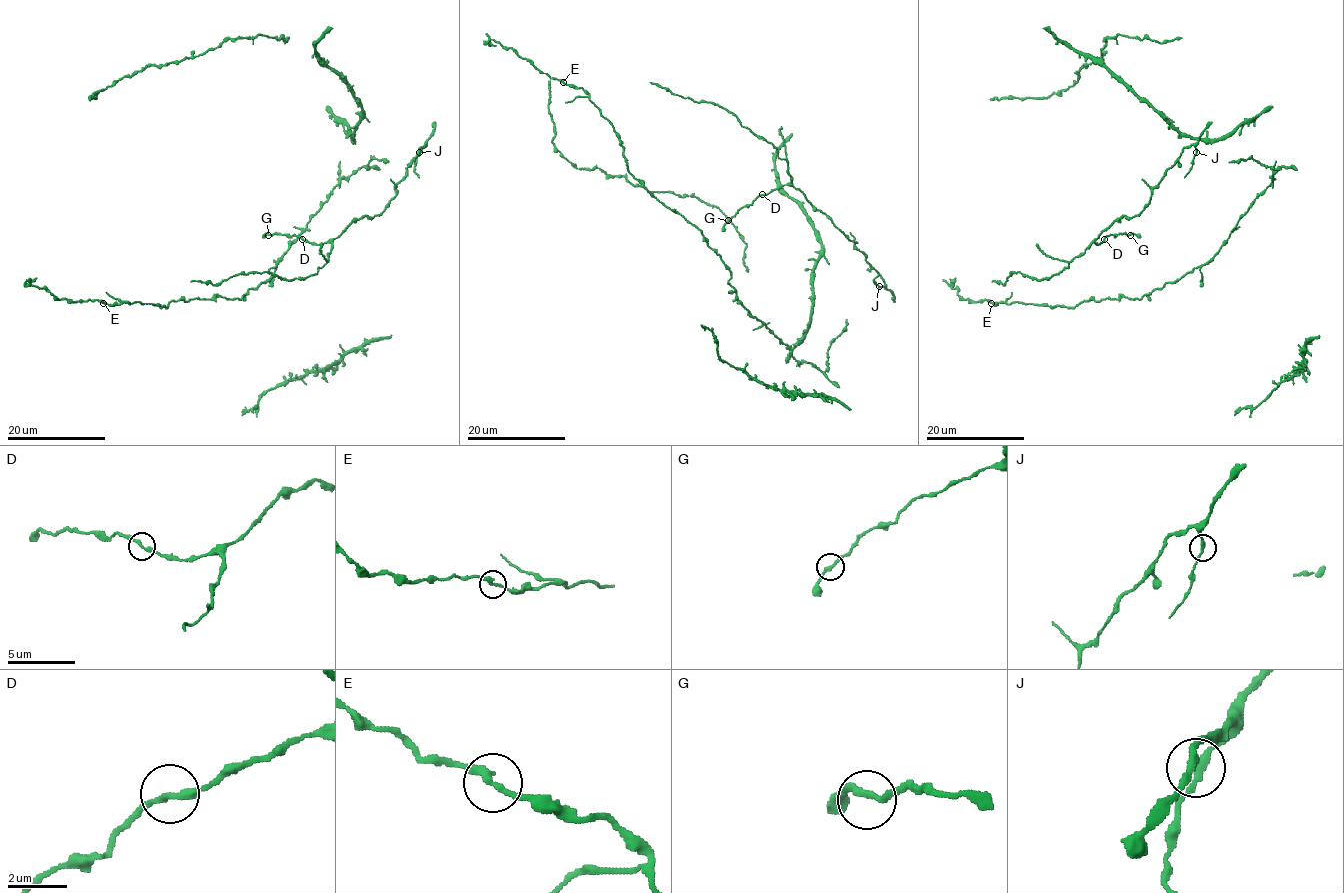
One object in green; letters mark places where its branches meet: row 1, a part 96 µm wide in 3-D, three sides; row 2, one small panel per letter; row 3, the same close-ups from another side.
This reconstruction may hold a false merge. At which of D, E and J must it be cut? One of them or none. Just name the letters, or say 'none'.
none

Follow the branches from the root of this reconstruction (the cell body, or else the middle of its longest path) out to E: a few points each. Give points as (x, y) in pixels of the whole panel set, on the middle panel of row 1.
E: (828, 346), (823, 371), (799, 362), (738, 299), (702, 233), (629, 171), (619, 135), (588, 94), (563, 82)

